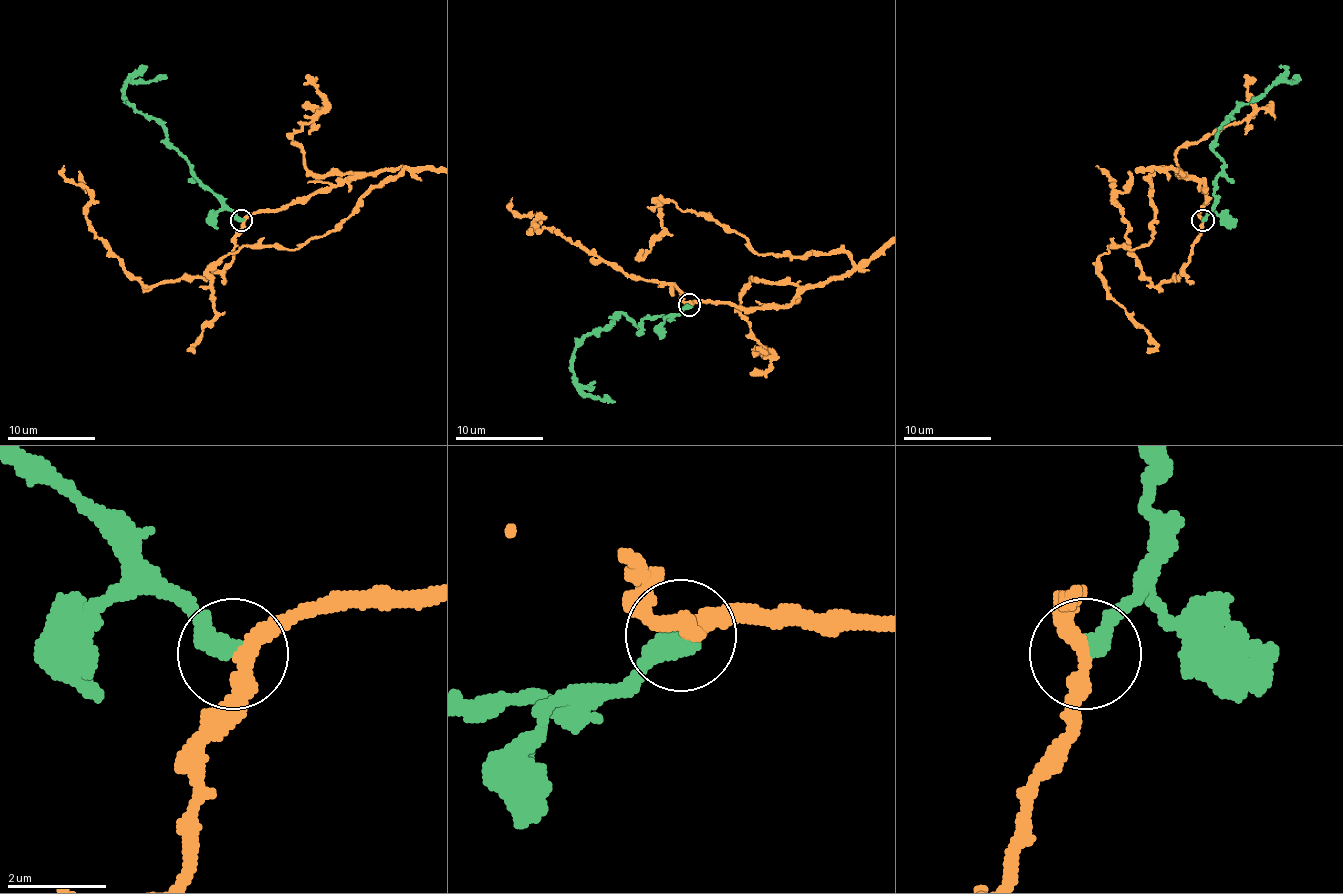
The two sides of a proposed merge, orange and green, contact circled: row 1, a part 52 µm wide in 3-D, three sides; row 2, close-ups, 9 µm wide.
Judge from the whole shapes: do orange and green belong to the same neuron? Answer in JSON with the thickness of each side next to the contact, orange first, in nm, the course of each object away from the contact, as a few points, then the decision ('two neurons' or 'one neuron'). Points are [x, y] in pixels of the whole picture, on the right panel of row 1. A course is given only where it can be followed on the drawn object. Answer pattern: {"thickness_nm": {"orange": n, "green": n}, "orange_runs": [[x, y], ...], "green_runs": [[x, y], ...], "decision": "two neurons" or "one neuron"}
{"thickness_nm": {"orange": 300, "green": 460}, "green_runs": [[1203, 220], [1214, 202], [1214, 180], [1223, 162], [1214, 151], [1216, 131], [1250, 100], [1296, 80], [1298, 74]], "decision": "one neuron"}

